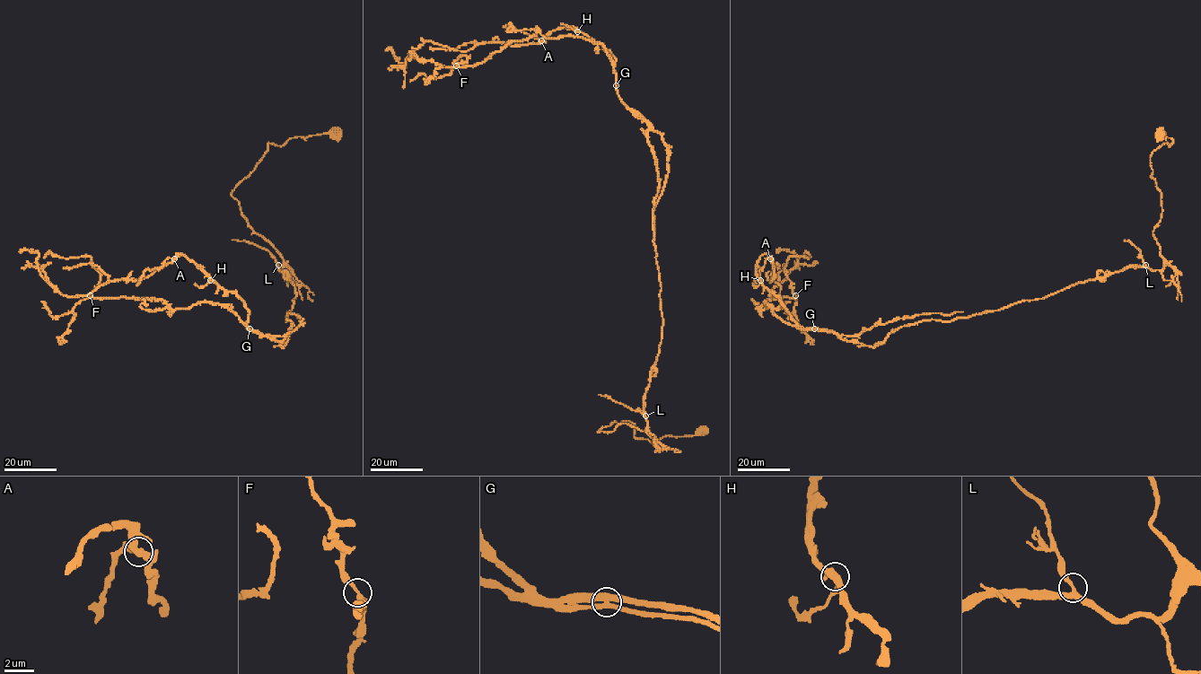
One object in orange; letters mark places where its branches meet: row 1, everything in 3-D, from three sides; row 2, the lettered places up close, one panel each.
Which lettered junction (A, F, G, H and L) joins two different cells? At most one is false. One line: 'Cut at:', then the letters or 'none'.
Cut at: G

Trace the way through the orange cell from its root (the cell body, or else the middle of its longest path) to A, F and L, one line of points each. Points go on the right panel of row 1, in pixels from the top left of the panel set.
A: (1158, 132), (1172, 140), (1150, 161), (1161, 270), (872, 346), (802, 328), (758, 276), (770, 258)
F: (1158, 132), (1172, 140), (1150, 161), (1161, 270), (1126, 266), (902, 326), (874, 346), (758, 309), (795, 295)
L: (1158, 132), (1172, 140), (1155, 149), (1150, 161), (1161, 205), (1152, 235), (1164, 266), (1152, 271), (1145, 265)

